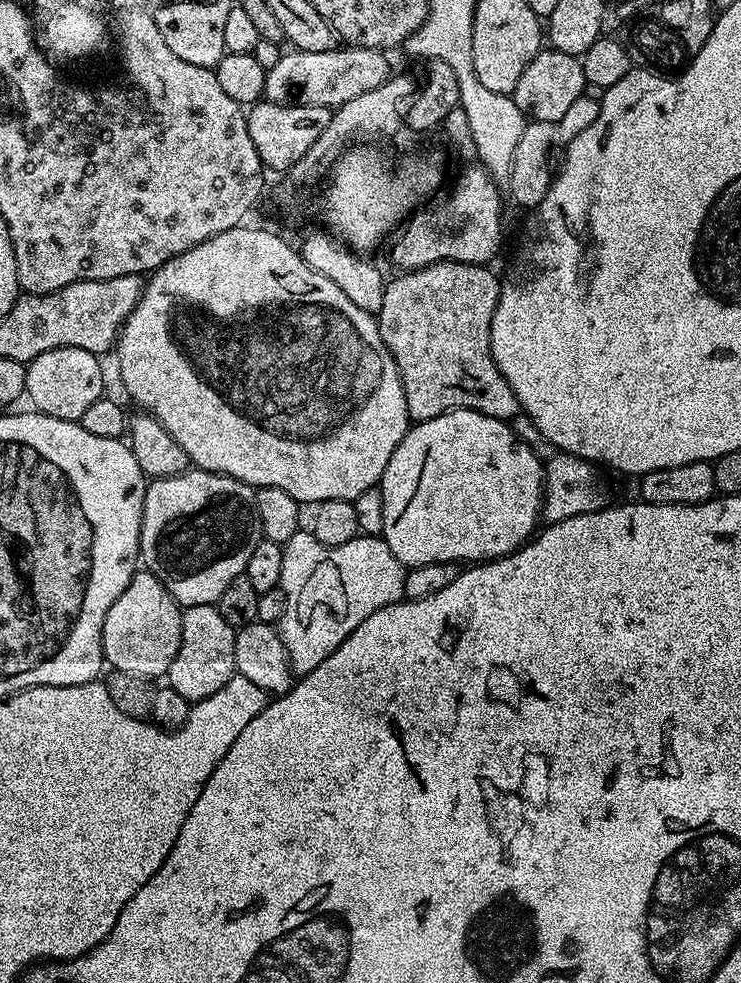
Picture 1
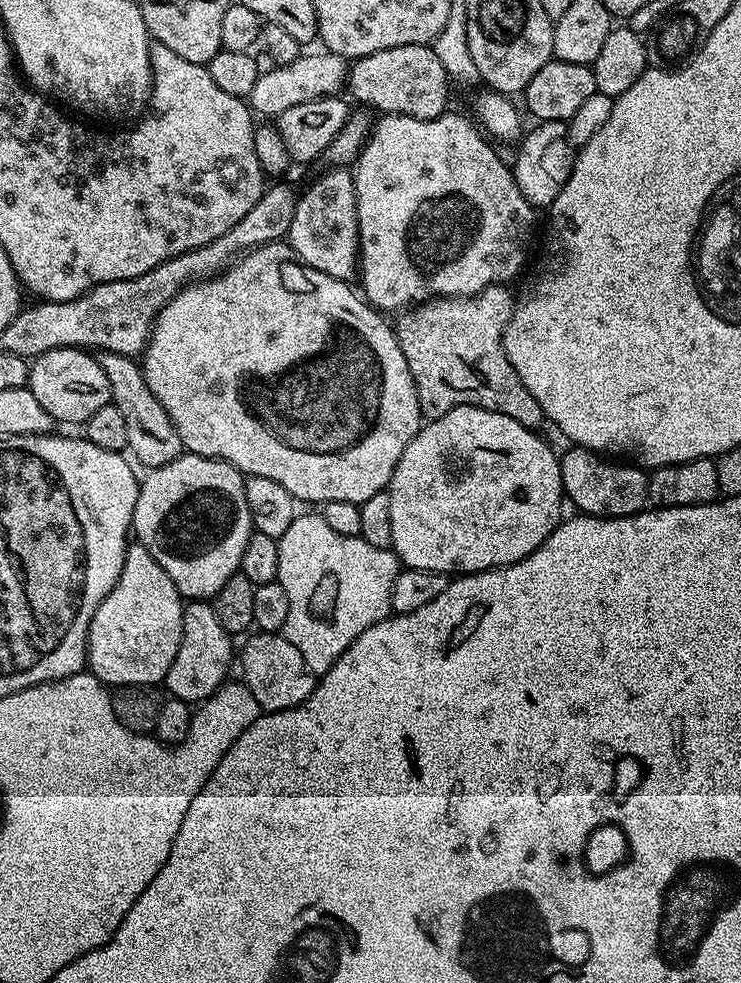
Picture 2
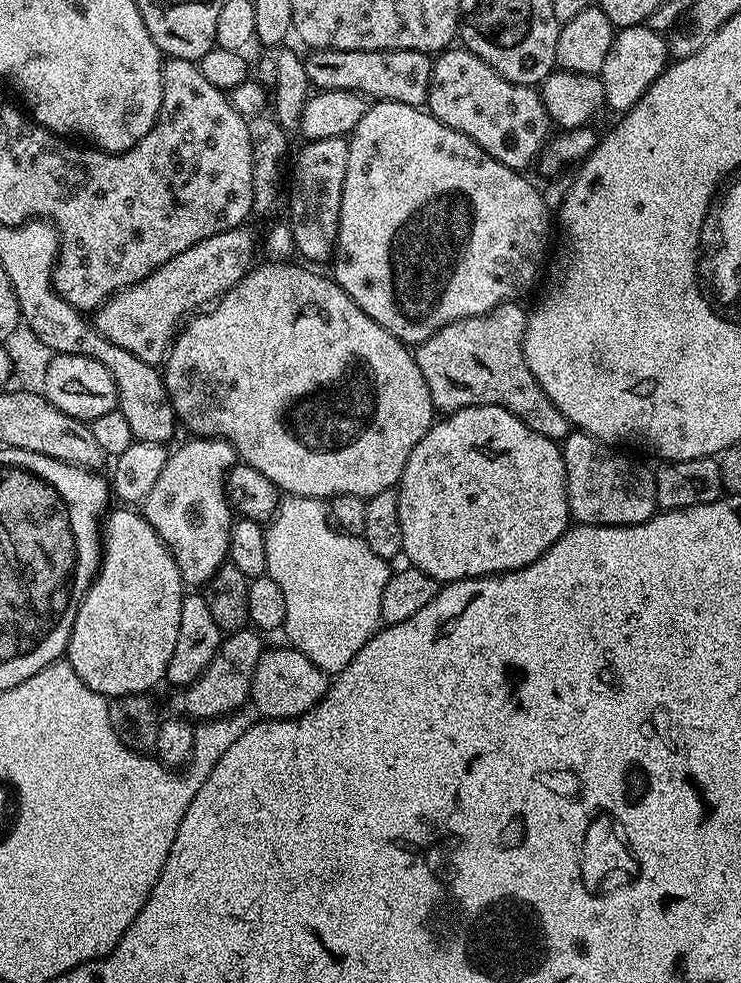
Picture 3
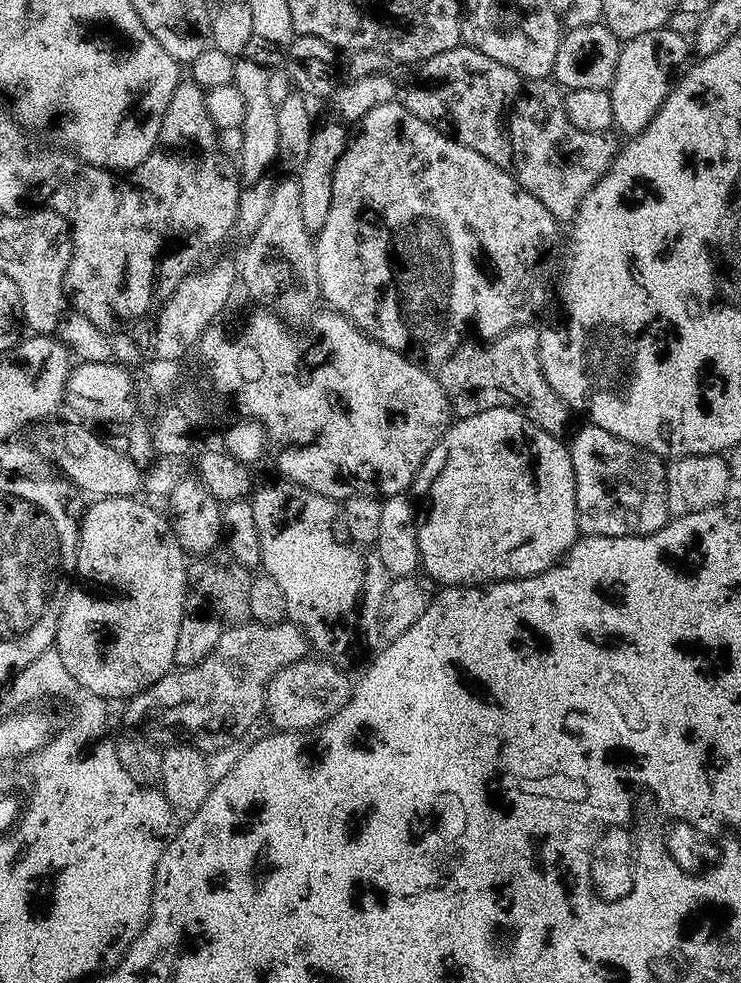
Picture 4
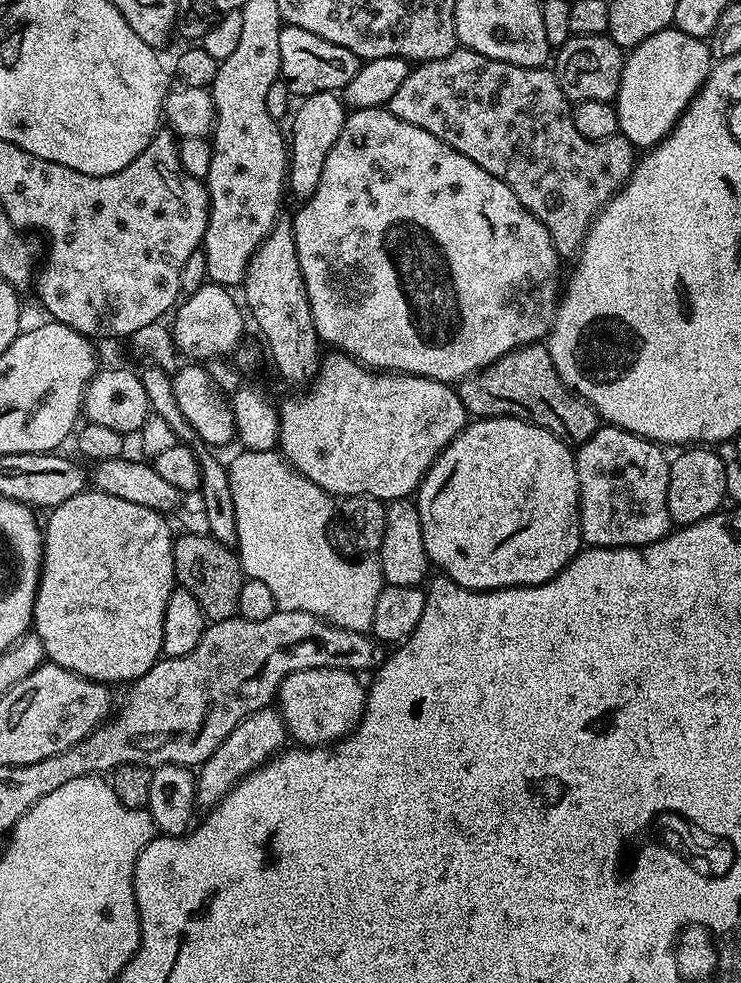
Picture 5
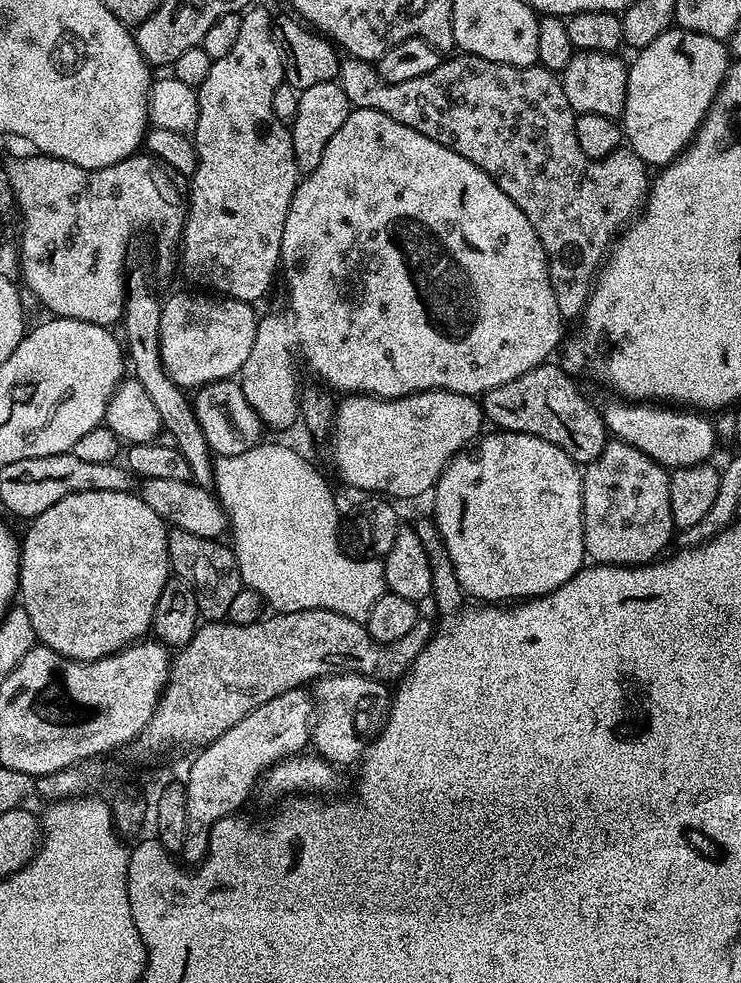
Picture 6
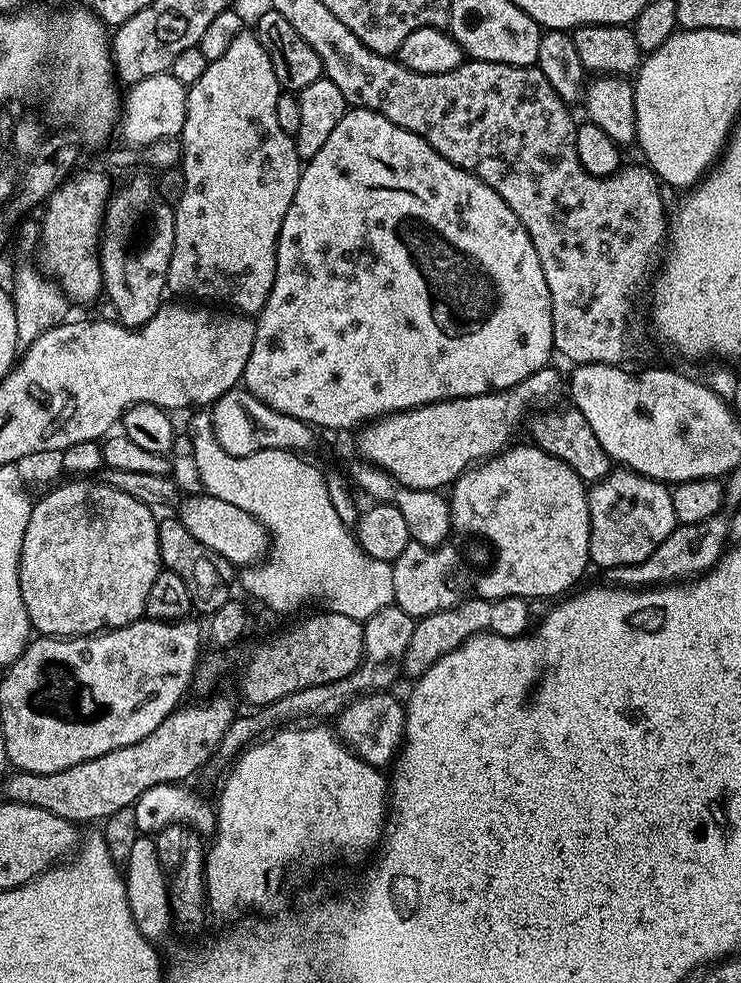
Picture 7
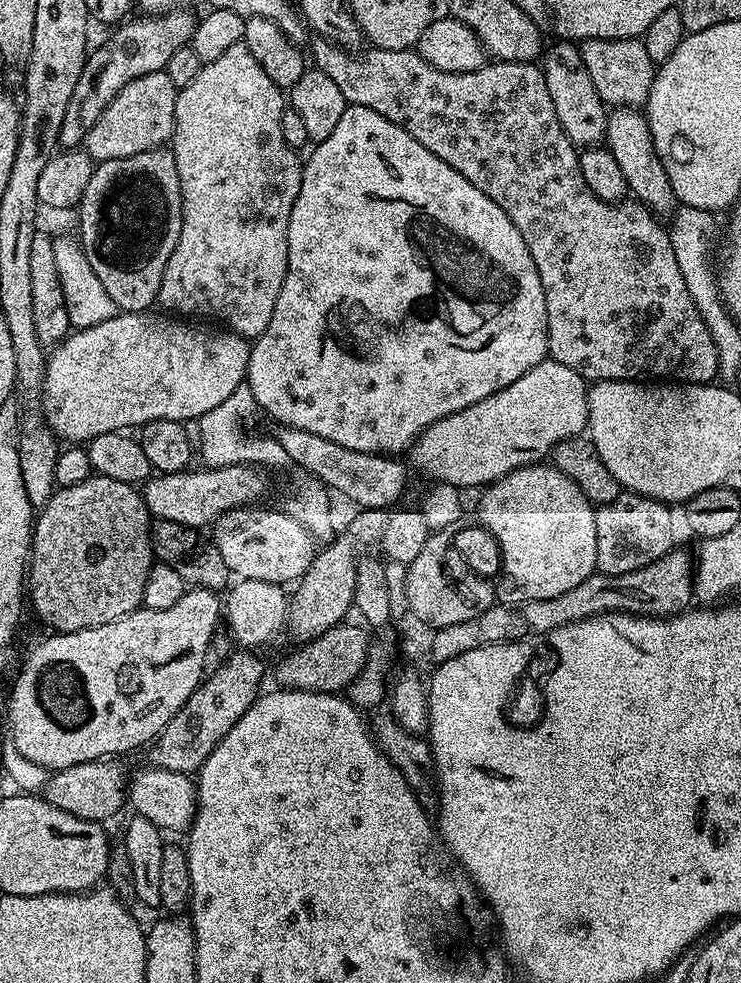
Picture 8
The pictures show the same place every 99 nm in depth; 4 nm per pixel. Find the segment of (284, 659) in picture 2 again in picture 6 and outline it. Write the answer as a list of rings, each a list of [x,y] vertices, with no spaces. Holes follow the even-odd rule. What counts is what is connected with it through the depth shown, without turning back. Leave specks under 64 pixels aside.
[[[351,672],[341,676],[324,676],[311,685],[312,699],[316,701],[316,715],[312,721],[311,747],[315,755],[333,766],[355,765],[367,752],[370,741],[380,731],[390,707],[390,688],[387,683],[373,680],[370,676],[359,676]]]

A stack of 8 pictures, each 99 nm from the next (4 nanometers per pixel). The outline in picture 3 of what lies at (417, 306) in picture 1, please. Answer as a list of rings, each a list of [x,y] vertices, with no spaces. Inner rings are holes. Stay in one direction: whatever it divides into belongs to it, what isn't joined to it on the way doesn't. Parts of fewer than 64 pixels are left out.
[[[501,302],[486,316],[471,316],[465,320],[455,320],[450,326],[438,330],[425,344],[415,349],[416,365],[422,370],[422,378],[426,378],[426,386],[430,390],[433,409],[441,413],[451,414],[459,408],[473,408],[474,406],[498,406],[514,414],[530,430],[542,434],[546,438],[560,442],[568,435],[570,425],[568,420],[546,398],[546,390],[538,386],[534,374],[530,374],[530,366],[526,366],[524,357],[524,331],[528,325],[528,312],[520,309],[516,302]]]

